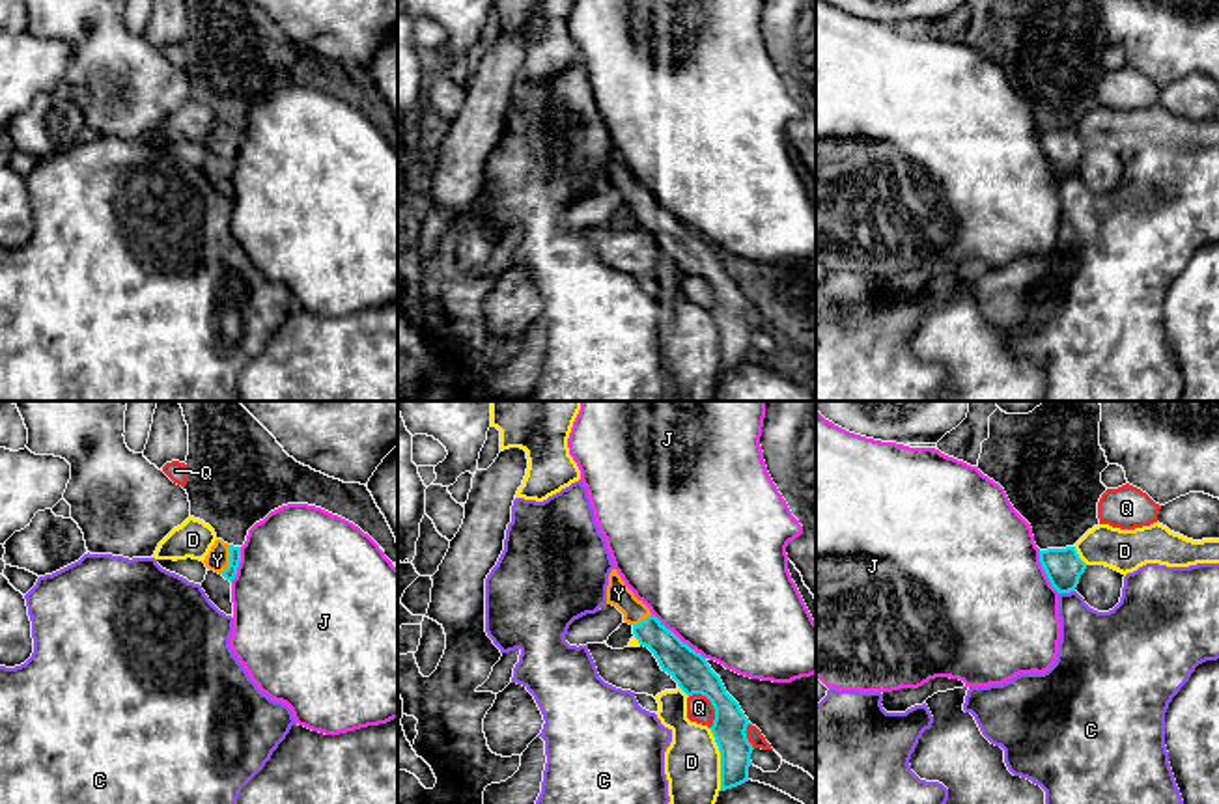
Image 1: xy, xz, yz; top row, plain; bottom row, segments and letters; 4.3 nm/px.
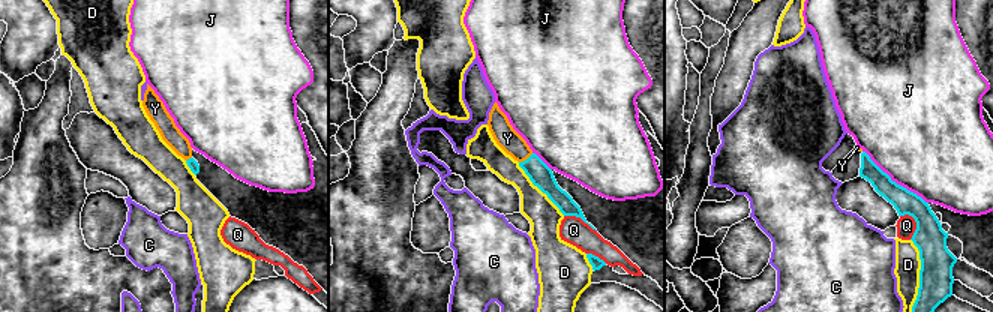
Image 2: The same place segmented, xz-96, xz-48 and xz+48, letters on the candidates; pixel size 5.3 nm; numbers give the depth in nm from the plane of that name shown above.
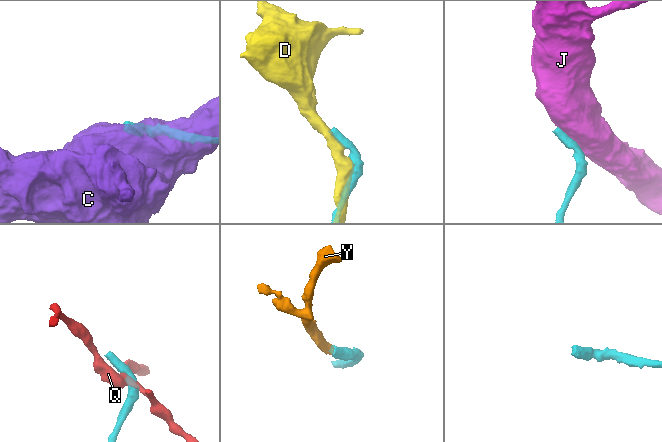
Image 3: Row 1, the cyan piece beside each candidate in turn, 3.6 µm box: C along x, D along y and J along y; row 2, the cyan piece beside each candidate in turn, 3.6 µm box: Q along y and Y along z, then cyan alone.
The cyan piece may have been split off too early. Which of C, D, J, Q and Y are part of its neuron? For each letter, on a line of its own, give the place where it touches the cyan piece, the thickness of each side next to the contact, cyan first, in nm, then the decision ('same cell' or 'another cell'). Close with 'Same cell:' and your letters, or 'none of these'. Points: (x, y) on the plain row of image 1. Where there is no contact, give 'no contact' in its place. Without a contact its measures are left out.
C: contact yz (1066, 174); calibres 160 and 280 nm; another cell
D: contact xz (721, 342); calibres 150 and 240 nm; another cell
J: contact xz (676, 219); calibres 160 and 500 nm; another cell
Q: contact xz (712, 286); calibres 160 and 110 nm; another cell
Y: contact xy (230, 142); calibres 60 and 100 nm; same cell
Same cell: Y

